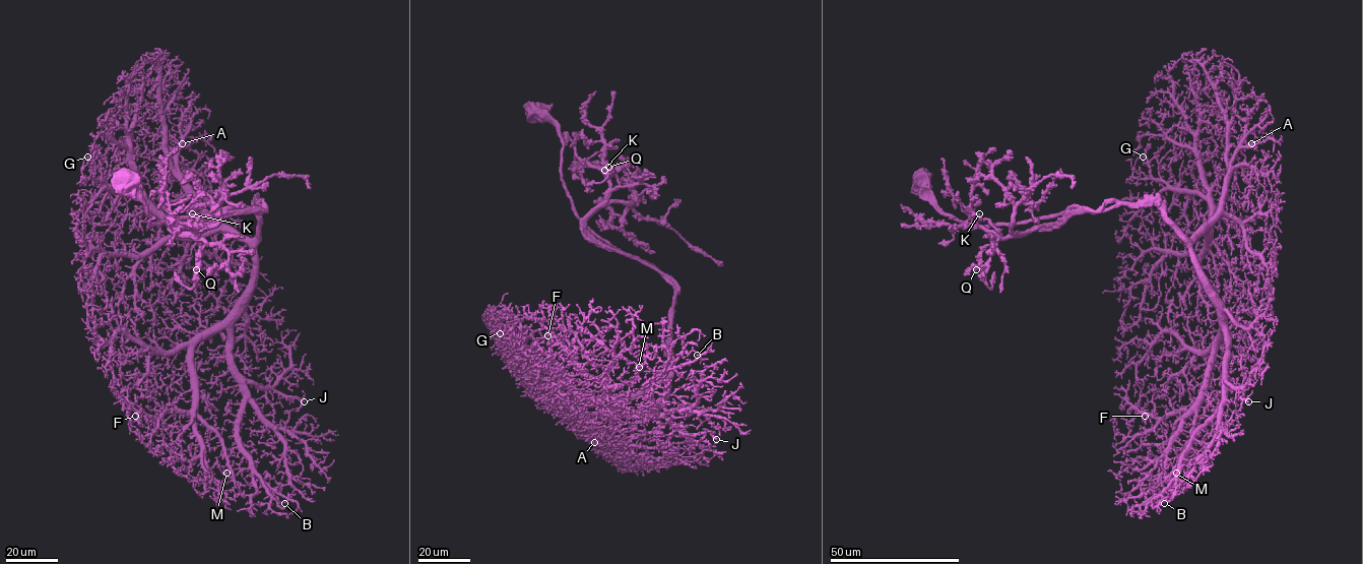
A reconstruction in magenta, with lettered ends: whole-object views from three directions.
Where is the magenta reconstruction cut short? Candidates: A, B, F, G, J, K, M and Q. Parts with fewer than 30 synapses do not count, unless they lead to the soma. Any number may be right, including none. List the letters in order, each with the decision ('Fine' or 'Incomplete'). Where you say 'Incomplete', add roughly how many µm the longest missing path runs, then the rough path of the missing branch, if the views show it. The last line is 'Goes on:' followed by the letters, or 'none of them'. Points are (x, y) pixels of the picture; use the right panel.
A: Fine
B: Fine
F: Fine
G: Fine
J: Incomplete. Missing length about 15 µm. Course of what is missing: (1248, 401), (1249, 420)
K: Fine
M: Fine
Q: Fine
Goes on: J

